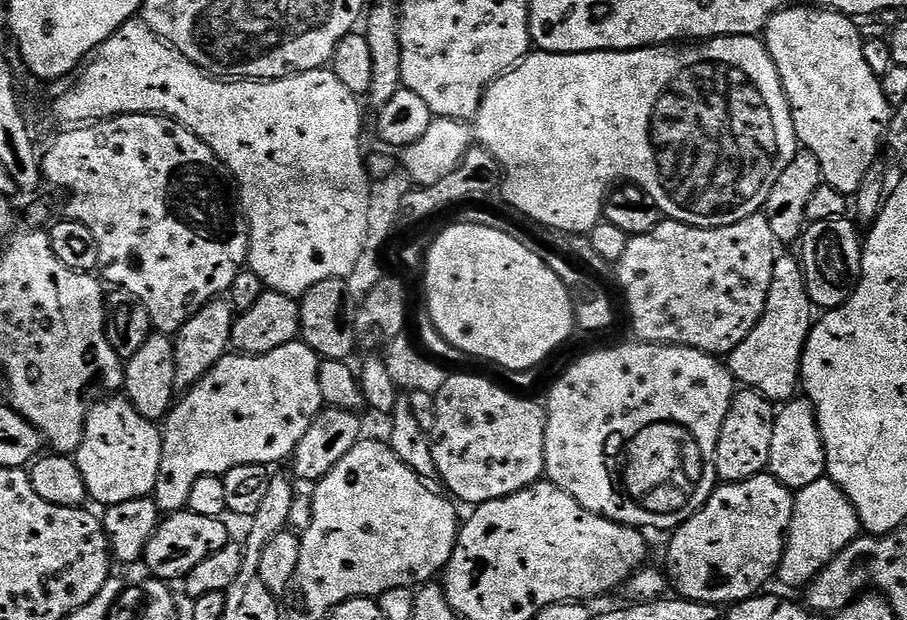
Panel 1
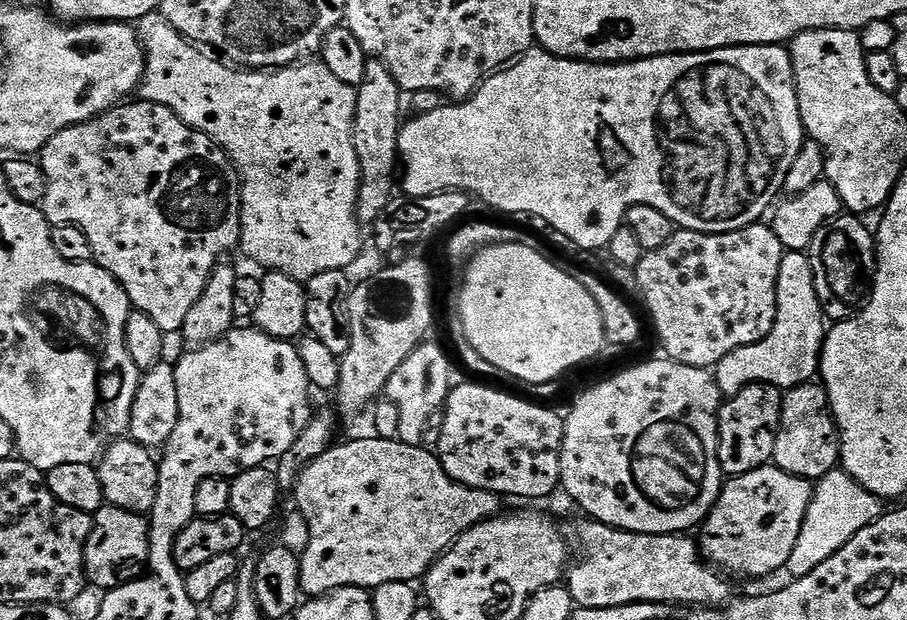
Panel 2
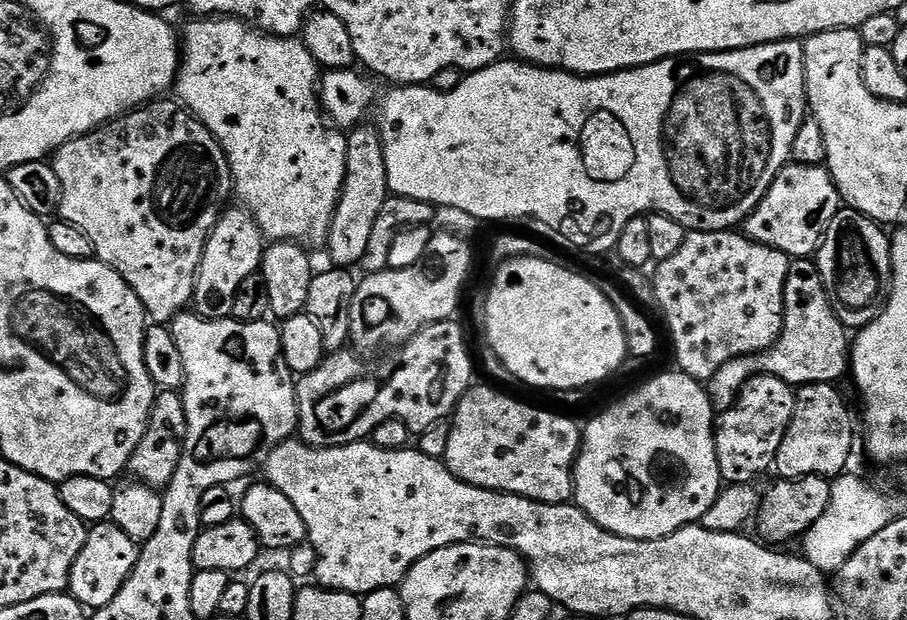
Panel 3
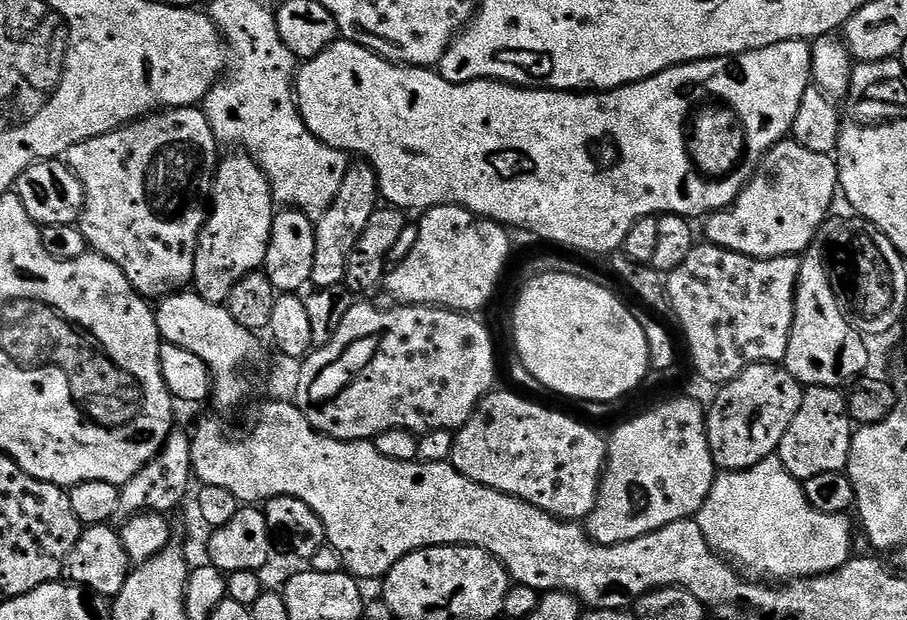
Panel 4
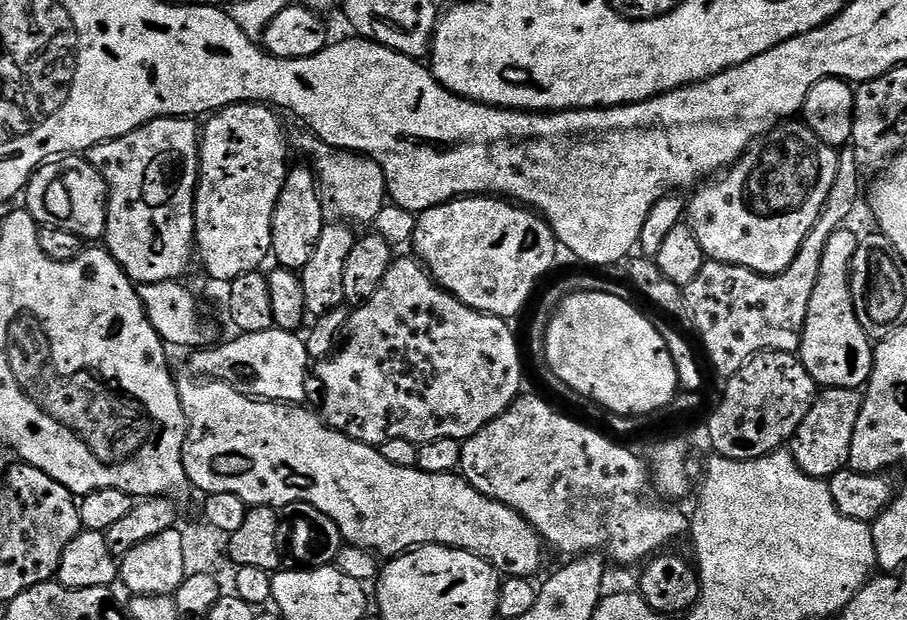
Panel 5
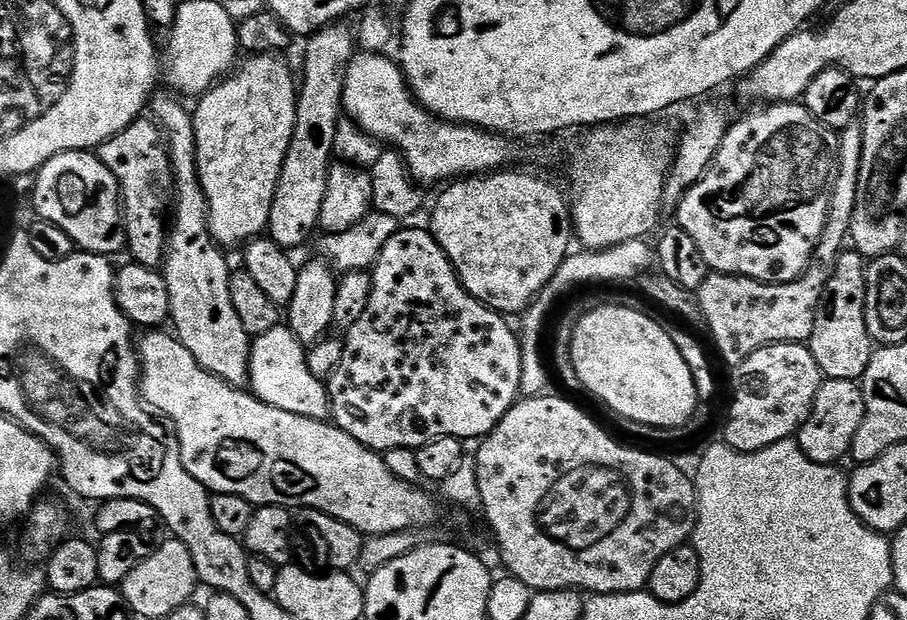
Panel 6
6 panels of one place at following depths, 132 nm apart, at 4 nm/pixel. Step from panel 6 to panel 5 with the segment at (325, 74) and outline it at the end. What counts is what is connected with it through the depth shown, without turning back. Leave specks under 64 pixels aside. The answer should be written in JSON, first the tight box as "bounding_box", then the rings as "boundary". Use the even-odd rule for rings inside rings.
{"bounding_box":[272,166,326,268],"boundary":[[[308,166],[289,167],[282,194],[278,194],[278,202],[272,215],[272,256],[275,263],[281,268],[304,268],[314,254],[314,246],[318,246],[318,238],[325,223],[326,209],[322,203],[315,171]]]}

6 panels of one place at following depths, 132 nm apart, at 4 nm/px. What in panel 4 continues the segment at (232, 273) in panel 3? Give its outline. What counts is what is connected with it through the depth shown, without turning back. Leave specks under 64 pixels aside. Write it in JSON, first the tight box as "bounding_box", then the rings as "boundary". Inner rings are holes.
{"bounding_box":[194,154,274,305],"boundary":[[[232,154],[219,161],[216,166],[216,181],[212,184],[210,197],[210,211],[208,221],[200,231],[196,257],[194,258],[194,290],[208,304],[223,305],[227,301],[230,290],[246,274],[263,269],[266,250],[272,233],[272,217],[274,215],[274,201],[272,198],[272,184],[268,175],[261,170],[247,154]]]}

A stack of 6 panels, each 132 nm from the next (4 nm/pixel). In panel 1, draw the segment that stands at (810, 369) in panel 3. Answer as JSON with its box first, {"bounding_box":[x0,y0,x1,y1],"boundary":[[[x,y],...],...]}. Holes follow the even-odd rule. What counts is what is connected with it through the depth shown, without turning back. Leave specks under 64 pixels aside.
{"bounding_box":[726,255,814,402],"boundary":[[[777,255],[770,294],[762,318],[748,337],[727,357],[726,367],[745,389],[760,392],[767,400],[787,402],[801,387],[800,363],[814,323],[814,305],[804,281],[804,265],[792,256]]]}

